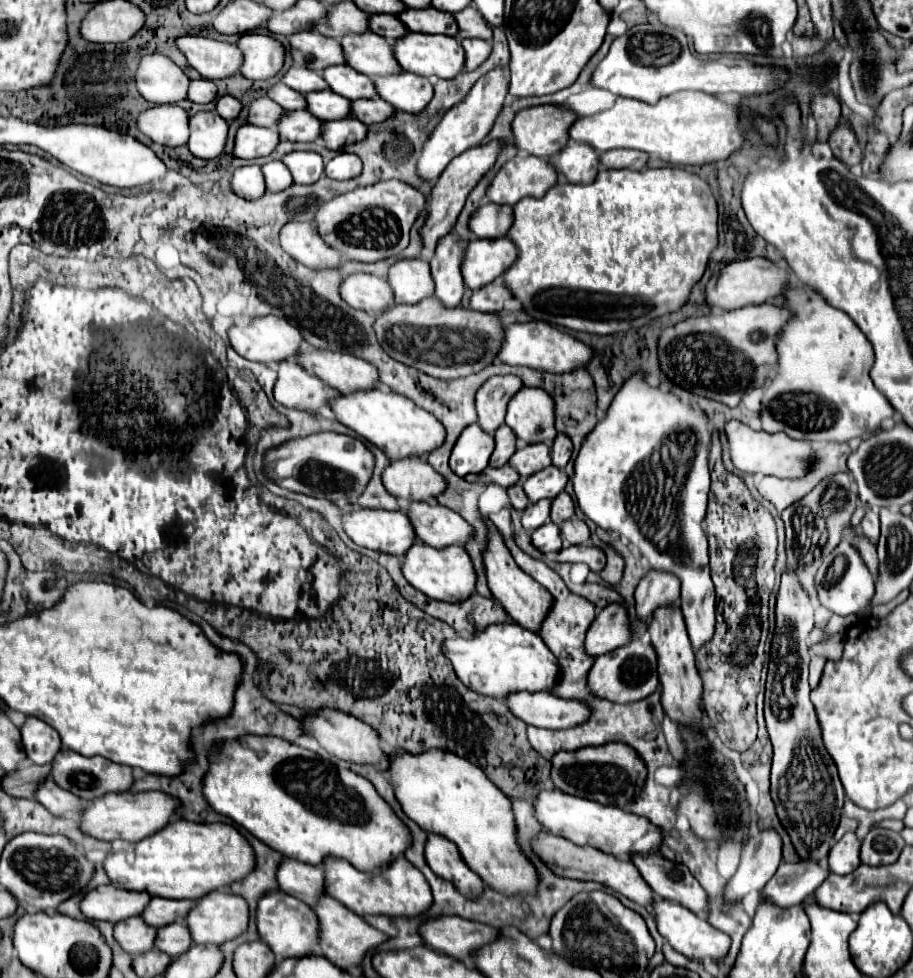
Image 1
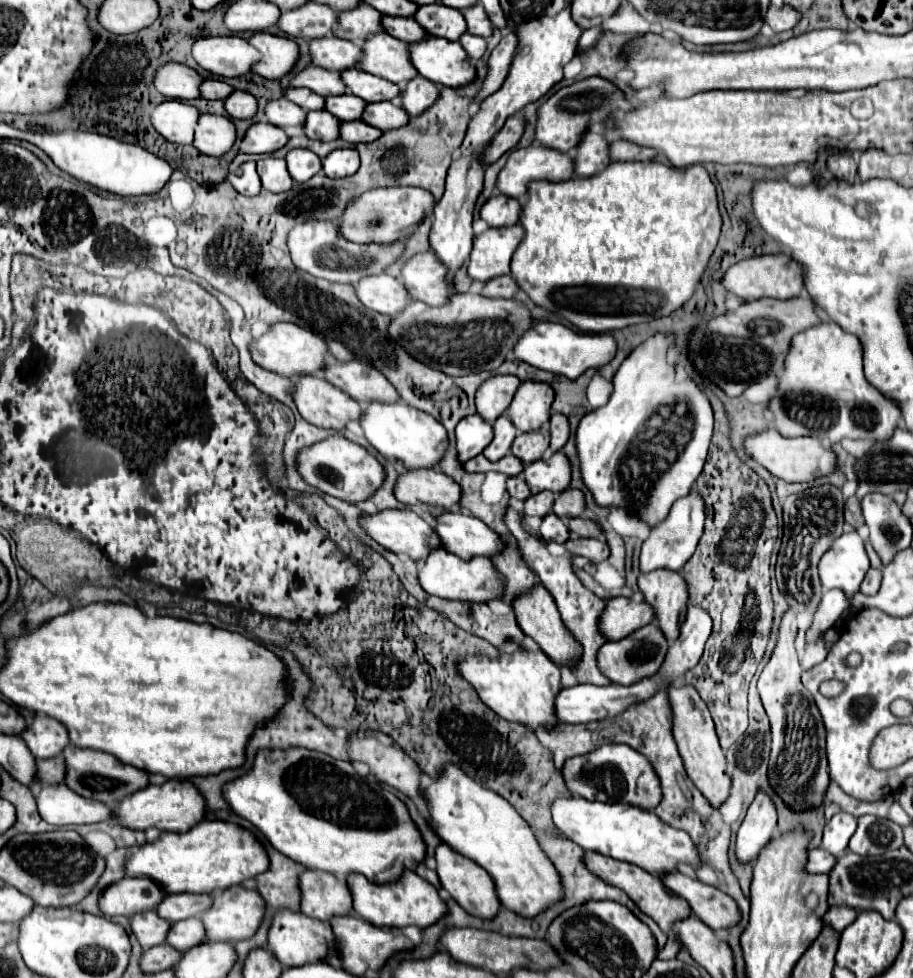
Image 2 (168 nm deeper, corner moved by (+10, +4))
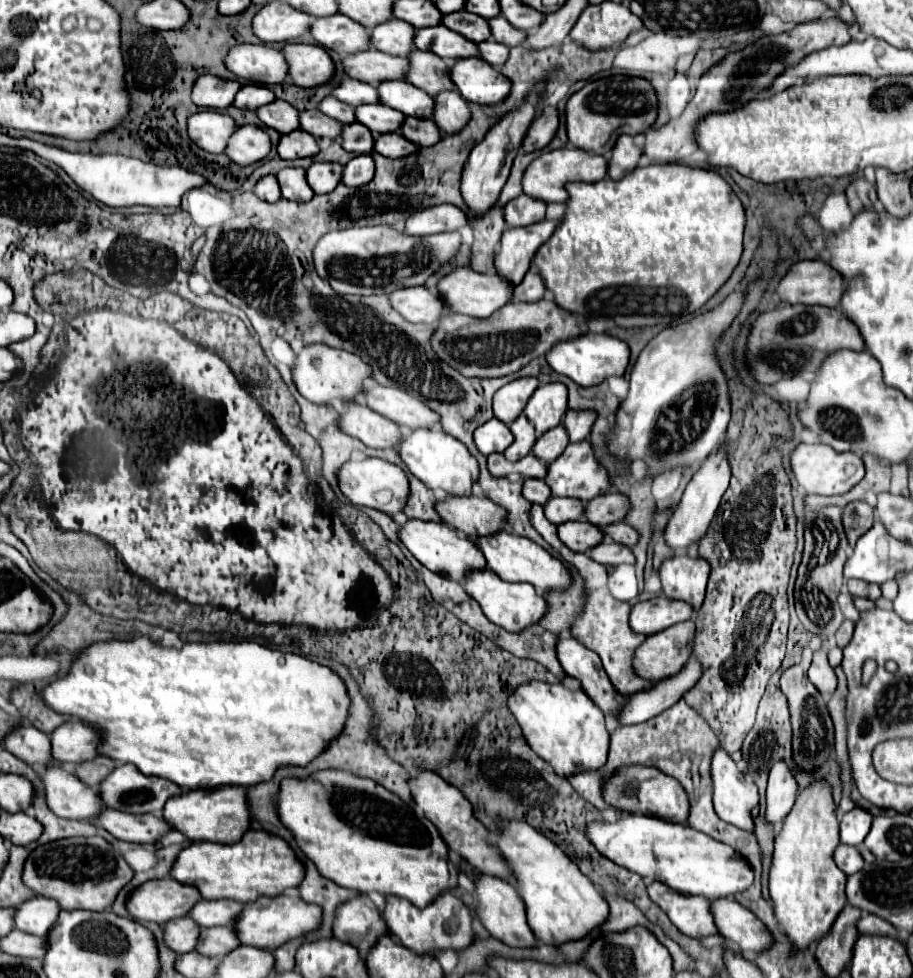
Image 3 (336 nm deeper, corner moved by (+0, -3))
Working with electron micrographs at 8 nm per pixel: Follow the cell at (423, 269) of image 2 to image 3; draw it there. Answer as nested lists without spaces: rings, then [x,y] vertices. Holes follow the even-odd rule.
[[[454,267],[446,277],[438,281],[438,291],[450,311],[470,315],[470,317],[490,317],[512,297],[512,285],[506,283],[506,279],[502,279],[496,273],[494,275],[476,273],[470,267]]]

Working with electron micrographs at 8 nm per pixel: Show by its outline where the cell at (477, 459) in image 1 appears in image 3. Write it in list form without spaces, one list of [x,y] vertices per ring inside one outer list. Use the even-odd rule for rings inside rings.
[[[496,417],[490,419],[488,423],[480,425],[474,431],[474,443],[478,447],[478,451],[482,455],[490,455],[490,453],[504,453],[510,445],[512,445],[512,433],[508,429],[508,425],[504,425],[502,421],[498,421]]]

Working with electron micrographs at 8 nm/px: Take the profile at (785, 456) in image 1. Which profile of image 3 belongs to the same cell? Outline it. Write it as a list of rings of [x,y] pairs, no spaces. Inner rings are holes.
[[[800,443],[790,455],[790,467],[792,473],[796,475],[798,485],[806,493],[816,493],[816,495],[842,495],[850,491],[864,477],[864,463],[858,455],[838,453],[824,443],[814,443],[814,445]]]

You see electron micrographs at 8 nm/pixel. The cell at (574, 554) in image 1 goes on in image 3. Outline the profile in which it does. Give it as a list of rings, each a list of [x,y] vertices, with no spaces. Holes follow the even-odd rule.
[[[602,541],[600,545],[592,547],[588,553],[594,561],[602,563],[602,565],[620,565],[620,563],[634,563],[634,555],[630,551],[630,547],[614,543],[614,541]]]

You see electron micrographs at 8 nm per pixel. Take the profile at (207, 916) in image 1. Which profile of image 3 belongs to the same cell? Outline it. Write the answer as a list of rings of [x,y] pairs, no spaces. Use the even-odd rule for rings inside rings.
[[[288,889],[274,897],[258,897],[256,901],[244,903],[244,913],[236,919],[236,935],[240,945],[252,945],[258,949],[274,951],[282,943],[302,933],[308,933],[320,925],[320,907],[304,903],[294,889]]]

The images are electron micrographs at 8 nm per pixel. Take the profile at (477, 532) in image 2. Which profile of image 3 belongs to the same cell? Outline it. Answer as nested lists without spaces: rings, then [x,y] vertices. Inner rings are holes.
[[[498,531],[494,535],[484,535],[476,539],[476,547],[482,551],[486,559],[486,569],[494,571],[502,581],[524,581],[536,587],[536,591],[544,593],[556,587],[564,587],[570,583],[570,573],[568,569],[554,559],[544,547],[536,545],[534,541],[508,533],[508,531]]]

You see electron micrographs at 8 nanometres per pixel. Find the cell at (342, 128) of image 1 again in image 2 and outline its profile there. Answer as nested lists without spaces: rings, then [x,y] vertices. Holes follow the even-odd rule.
[[[354,120],[354,122],[342,122],[340,126],[340,136],[352,144],[360,144],[360,142],[374,142],[382,136],[382,132],[370,124],[366,124],[364,120]]]

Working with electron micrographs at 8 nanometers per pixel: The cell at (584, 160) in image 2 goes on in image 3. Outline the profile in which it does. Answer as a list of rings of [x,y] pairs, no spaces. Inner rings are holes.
[[[620,135],[616,145],[612,147],[610,161],[608,161],[608,177],[622,179],[628,171],[632,171],[642,157],[642,151],[632,143],[630,135]]]

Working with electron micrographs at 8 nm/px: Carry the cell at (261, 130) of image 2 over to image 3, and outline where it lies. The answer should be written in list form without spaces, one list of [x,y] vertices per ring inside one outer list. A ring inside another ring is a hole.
[[[292,131],[286,135],[280,135],[278,141],[278,157],[280,159],[298,159],[298,157],[312,157],[318,153],[318,145],[316,139],[312,135],[308,135],[306,131]]]

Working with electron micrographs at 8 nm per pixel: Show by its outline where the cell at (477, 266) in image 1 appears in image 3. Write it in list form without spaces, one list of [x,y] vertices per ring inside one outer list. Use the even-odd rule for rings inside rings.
[[[544,219],[528,227],[506,229],[502,233],[500,251],[494,255],[496,273],[512,285],[518,285],[524,279],[534,253],[542,243],[546,243],[546,239],[550,239],[556,225],[556,221]]]

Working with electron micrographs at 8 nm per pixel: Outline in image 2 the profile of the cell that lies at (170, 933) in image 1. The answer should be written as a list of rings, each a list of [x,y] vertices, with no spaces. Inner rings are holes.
[[[188,918],[172,924],[166,942],[180,952],[186,952],[204,942],[204,924],[200,918]]]

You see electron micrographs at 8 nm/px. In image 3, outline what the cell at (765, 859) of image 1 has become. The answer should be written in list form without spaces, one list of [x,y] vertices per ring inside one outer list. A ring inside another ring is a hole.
[[[776,763],[768,777],[766,789],[766,823],[778,827],[790,813],[796,799],[796,779],[784,763]]]

